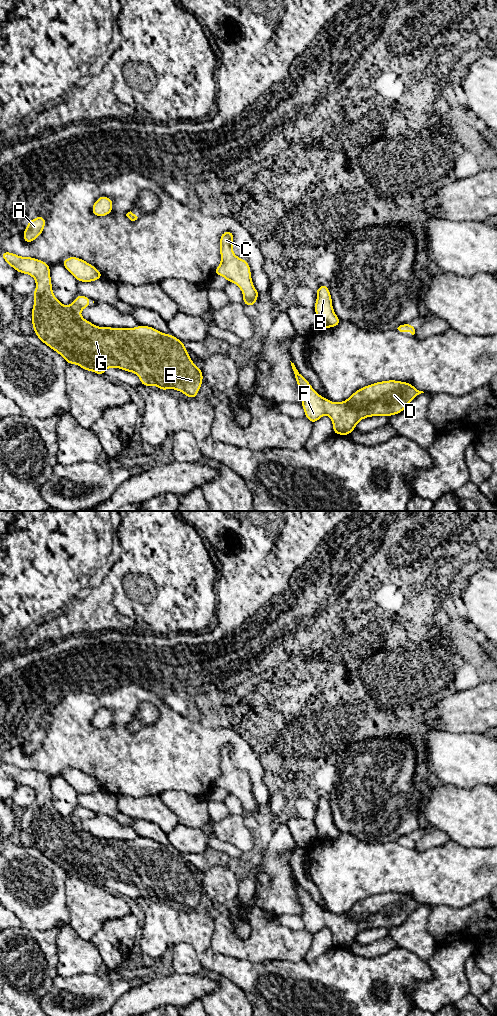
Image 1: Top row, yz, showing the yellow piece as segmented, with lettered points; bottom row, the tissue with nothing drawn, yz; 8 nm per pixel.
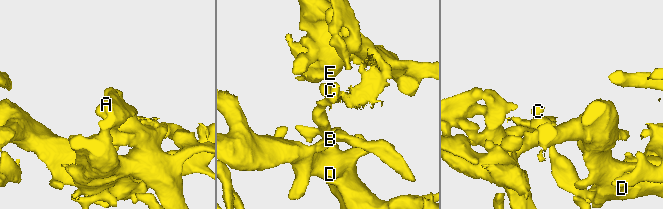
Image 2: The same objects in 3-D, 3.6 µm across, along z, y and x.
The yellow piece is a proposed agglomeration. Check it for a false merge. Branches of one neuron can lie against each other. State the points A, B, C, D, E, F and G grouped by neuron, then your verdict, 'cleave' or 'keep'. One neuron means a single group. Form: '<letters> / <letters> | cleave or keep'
A B D E F G / C | cleave

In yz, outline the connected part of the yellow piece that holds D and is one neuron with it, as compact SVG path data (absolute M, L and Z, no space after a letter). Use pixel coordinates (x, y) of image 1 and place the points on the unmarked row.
M291 874L291 878L302 908L301 917L304 921L305 929L315 936L323 927L328 927L333 935L333 945L338 947L348 948L356 940L358 934L367 929L397 927L404 923L414 910L424 905L417 902L409 894L387 892L362 899L355 903L347 912L336 915L319 907L307 891L298 884L294 875Z

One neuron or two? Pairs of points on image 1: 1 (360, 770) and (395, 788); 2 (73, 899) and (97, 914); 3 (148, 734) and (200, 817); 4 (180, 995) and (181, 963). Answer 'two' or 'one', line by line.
1: one
2: one
3: two
4: two

